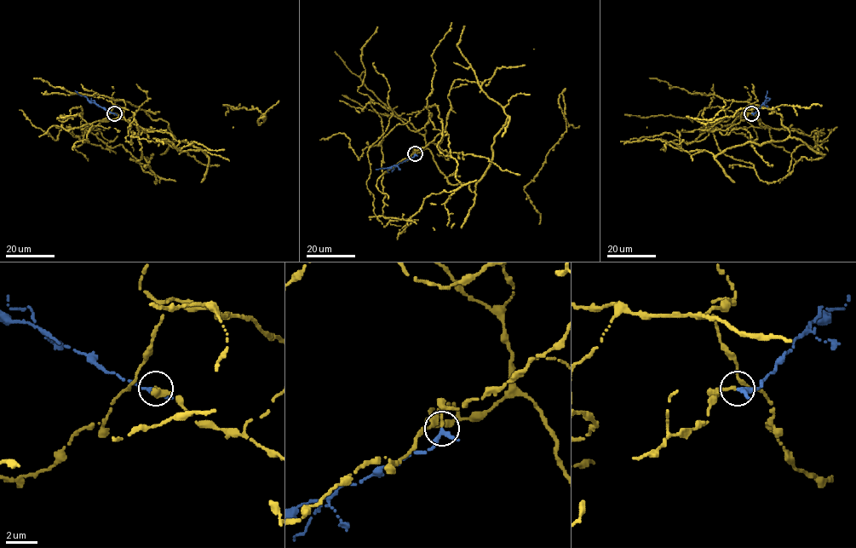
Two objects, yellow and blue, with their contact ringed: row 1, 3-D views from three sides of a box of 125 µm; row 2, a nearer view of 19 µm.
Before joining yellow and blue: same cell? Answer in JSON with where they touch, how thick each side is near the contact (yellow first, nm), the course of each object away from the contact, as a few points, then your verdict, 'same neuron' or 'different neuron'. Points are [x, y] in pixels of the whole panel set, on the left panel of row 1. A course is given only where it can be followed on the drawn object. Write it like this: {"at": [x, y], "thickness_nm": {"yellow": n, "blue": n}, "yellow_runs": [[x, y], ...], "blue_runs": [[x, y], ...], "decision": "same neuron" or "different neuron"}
{"at": [114, 113], "thickness_nm": {"yellow": 150, "blue": 240}, "yellow_runs": [[114, 112], [206, 156], [124, 101], [155, 183], [122, 145], [82, 135], [80, 106], [56, 118], [77, 114]], "blue_runs": [[114, 112], [75, 90]], "decision": "same neuron"}

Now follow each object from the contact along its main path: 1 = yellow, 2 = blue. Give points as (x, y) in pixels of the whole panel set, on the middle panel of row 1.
1: (415, 153), (456, 79), (507, 117), (472, 192), (428, 106), (461, 186), (387, 218), (357, 90), (377, 26)
2: (415, 154), (391, 167), (376, 170)

